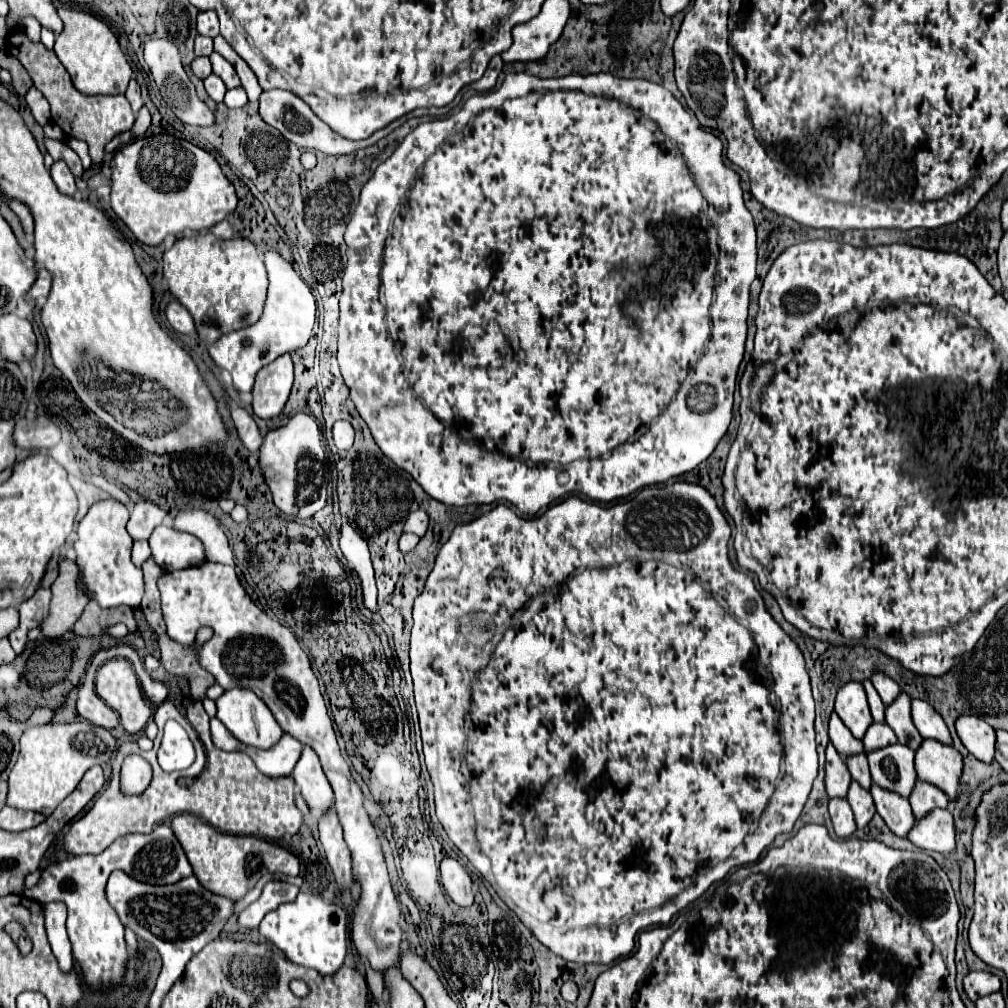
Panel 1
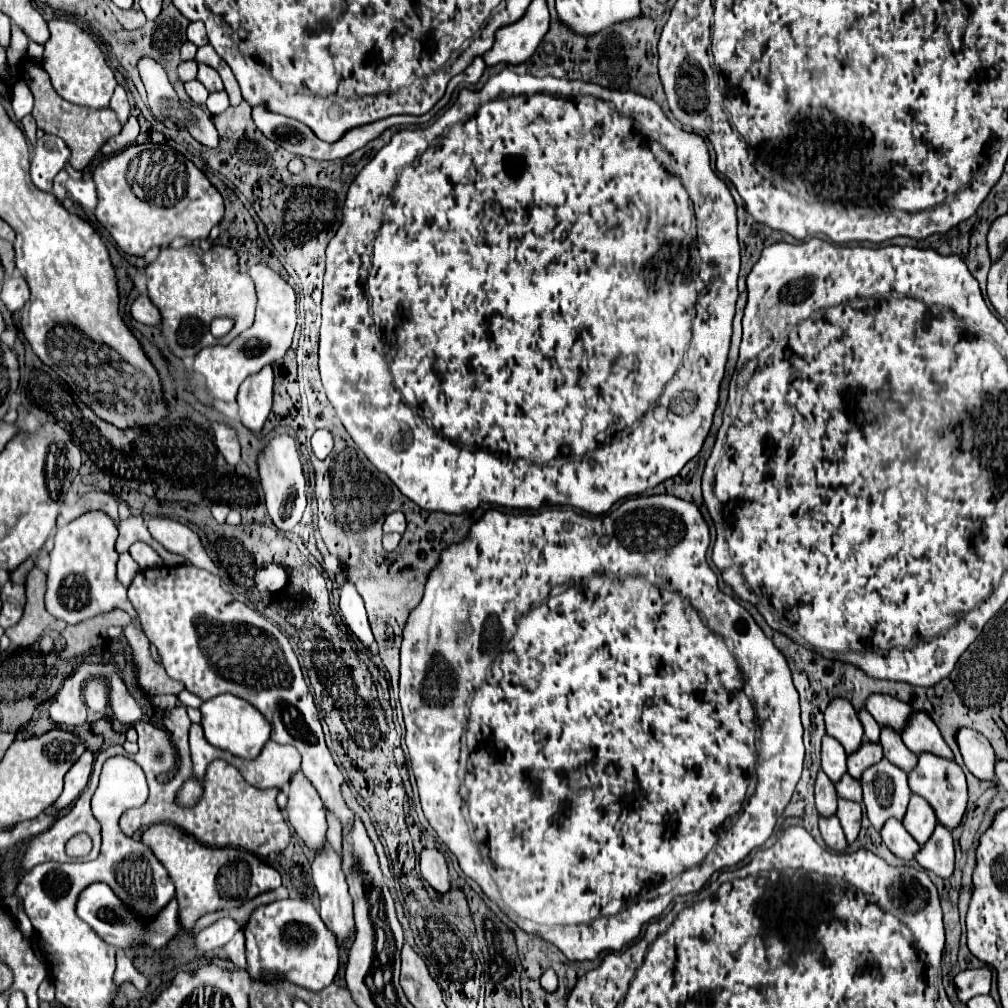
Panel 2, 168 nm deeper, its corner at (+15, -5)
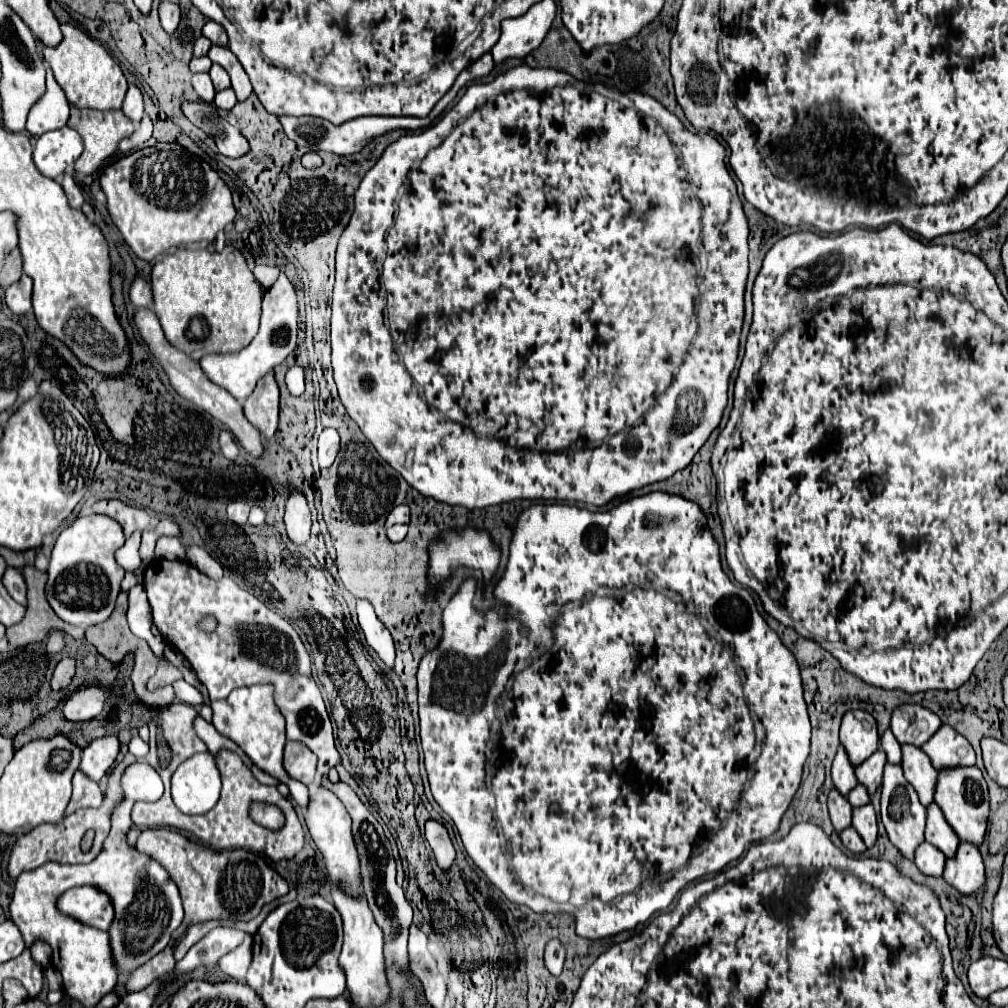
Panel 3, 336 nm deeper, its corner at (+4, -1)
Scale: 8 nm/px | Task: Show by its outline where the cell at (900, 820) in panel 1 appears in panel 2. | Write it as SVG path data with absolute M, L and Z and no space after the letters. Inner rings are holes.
M889 820L881 830L881 838L897 858L915 860L915 854L919 852L919 844L909 836L909 832L903 828L899 820Z

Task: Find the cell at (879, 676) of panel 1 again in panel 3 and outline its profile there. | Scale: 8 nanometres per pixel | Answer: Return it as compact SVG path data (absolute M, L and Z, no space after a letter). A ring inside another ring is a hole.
M920 704L914 706L914 716L910 720L904 718L900 708L896 708L890 718L890 728L896 740L900 744L914 744L914 746L922 746L940 728L940 724L942 724L940 718Z

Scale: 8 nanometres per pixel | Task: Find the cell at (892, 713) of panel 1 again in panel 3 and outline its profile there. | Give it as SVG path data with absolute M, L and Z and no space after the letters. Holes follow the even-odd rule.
M902 744L902 768L904 768L906 780L918 792L920 802L928 806L934 800L934 786L936 786L936 776L938 776L928 756L916 746Z

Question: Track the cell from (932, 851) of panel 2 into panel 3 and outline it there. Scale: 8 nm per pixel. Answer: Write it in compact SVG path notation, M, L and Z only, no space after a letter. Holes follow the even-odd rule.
M960 840L956 856L952 856L952 860L946 860L942 876L962 894L972 894L980 890L984 886L984 864L978 848Z

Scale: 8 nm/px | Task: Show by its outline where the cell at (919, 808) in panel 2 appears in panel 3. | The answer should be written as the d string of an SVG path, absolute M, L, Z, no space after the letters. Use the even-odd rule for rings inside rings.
M936 802L928 804L928 822L926 822L926 842L936 846L944 856L952 858L958 848L958 836L952 832L952 826L946 824L944 814L940 808L936 808Z

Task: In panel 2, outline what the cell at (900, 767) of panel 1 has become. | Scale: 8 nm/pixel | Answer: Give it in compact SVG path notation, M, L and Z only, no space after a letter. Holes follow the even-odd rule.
M881 760L873 768L865 770L861 786L869 822L877 832L881 832L889 818L903 820L911 790L907 784L907 774L901 772L901 768L889 764L889 760Z

